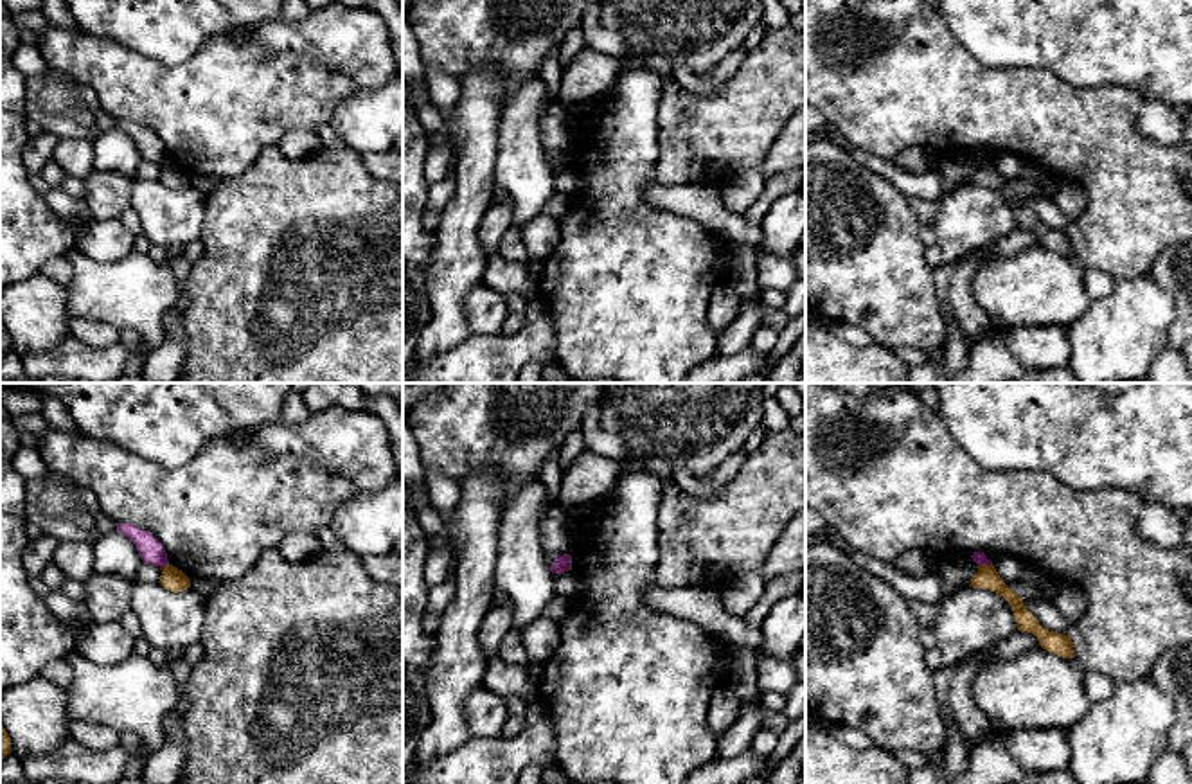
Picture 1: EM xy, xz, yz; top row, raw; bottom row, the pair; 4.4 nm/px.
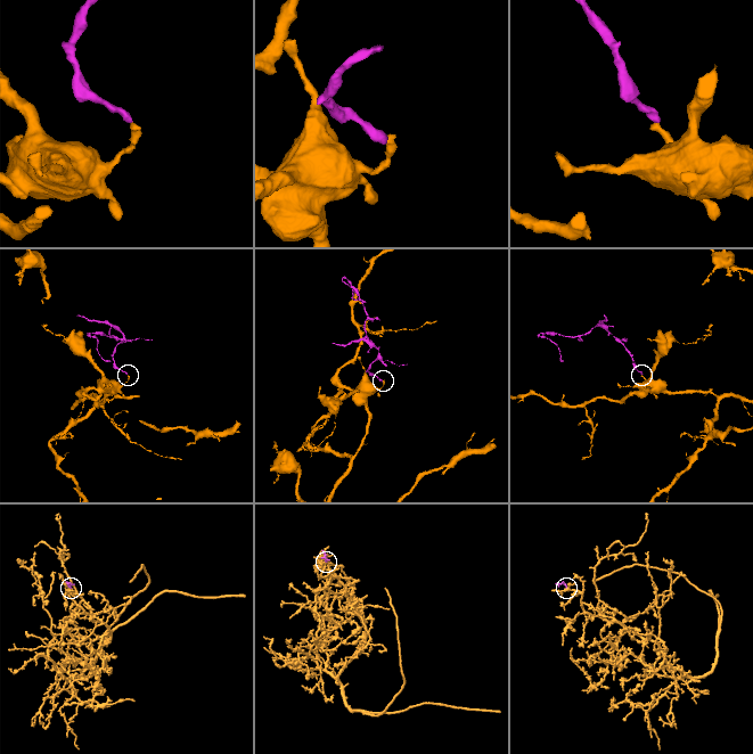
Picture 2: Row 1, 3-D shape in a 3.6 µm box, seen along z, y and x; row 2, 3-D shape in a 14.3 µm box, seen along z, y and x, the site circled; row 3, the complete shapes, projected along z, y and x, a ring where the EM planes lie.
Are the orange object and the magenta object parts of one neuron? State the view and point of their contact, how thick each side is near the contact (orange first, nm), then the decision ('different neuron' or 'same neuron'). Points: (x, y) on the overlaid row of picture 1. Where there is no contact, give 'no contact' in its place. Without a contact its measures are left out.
meets orange in xy at (166, 565); 100 nm thick on the orange side, 110 nm on the other; different neuron

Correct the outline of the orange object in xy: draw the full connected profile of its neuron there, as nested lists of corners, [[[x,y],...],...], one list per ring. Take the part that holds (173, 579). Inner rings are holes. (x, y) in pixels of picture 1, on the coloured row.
[[[169,563],[162,568],[162,575],[158,583],[174,593],[191,588],[191,579],[182,570],[178,570]]]

